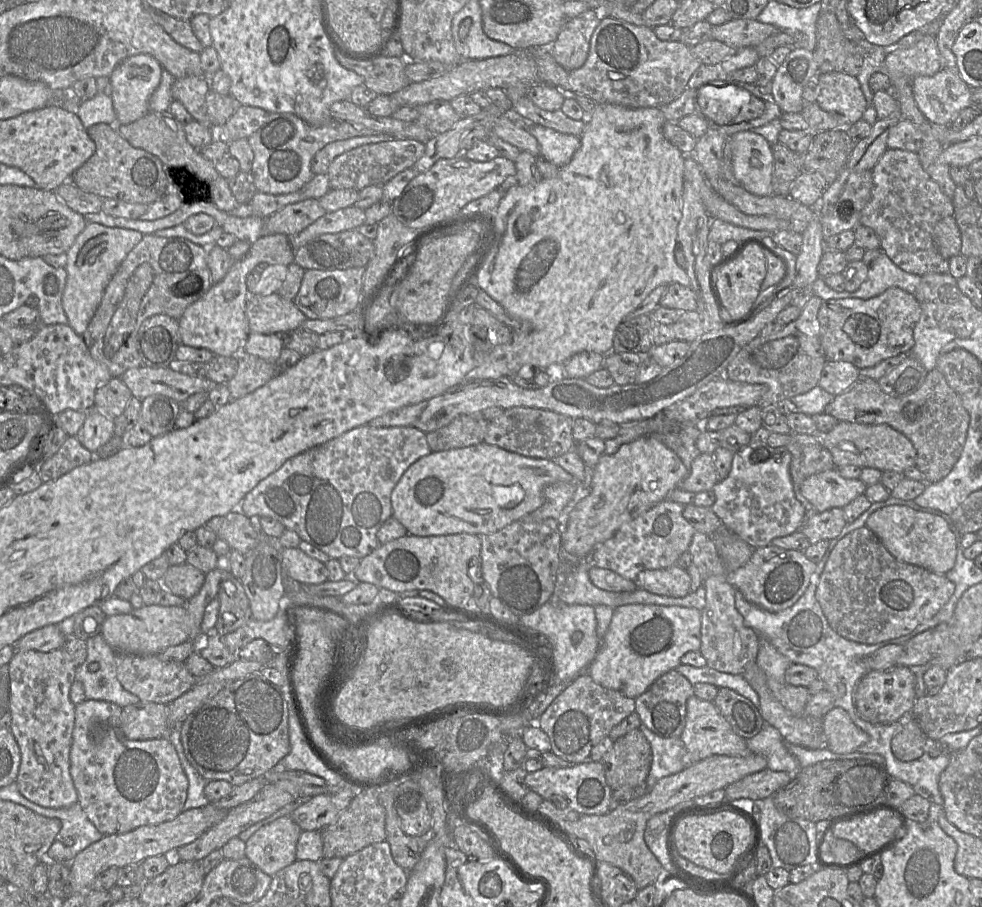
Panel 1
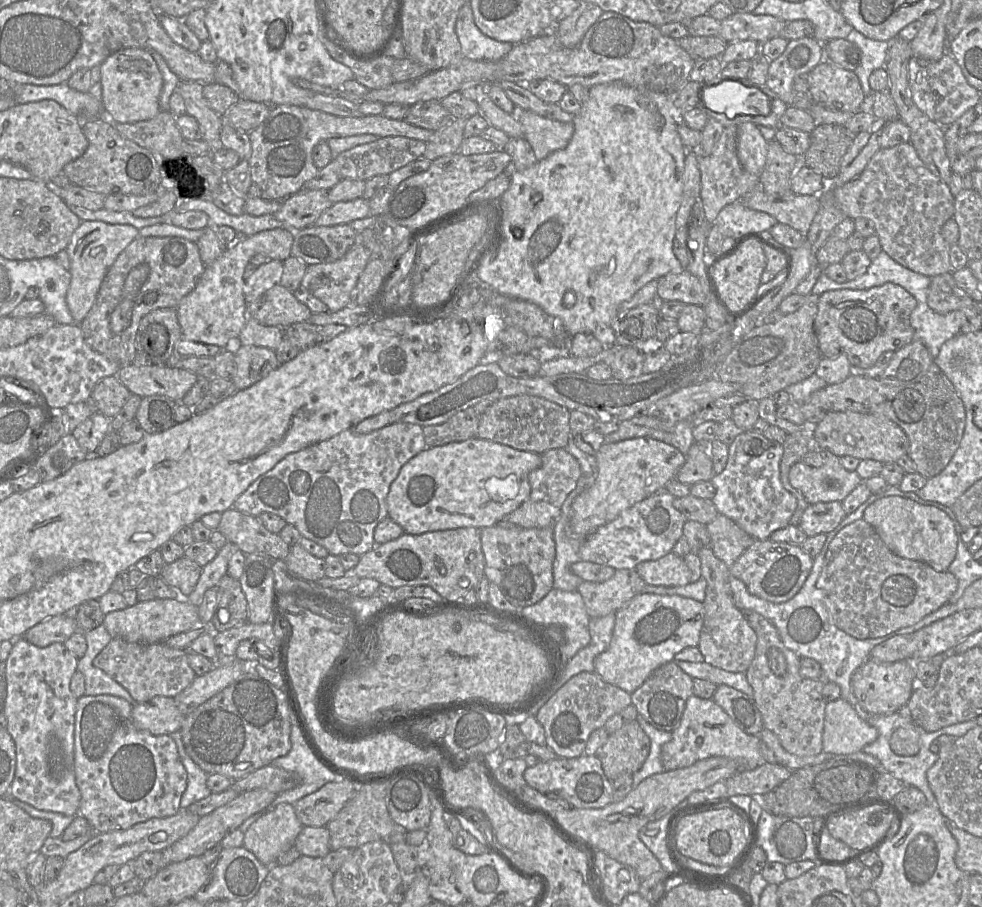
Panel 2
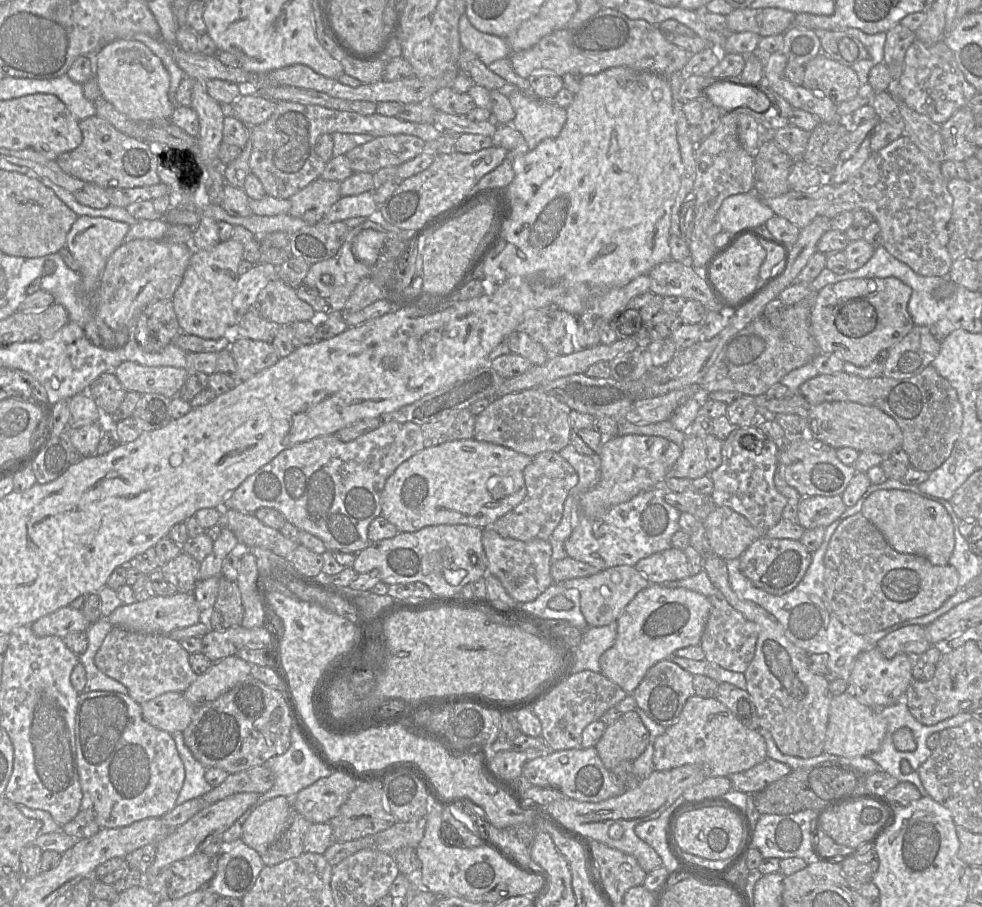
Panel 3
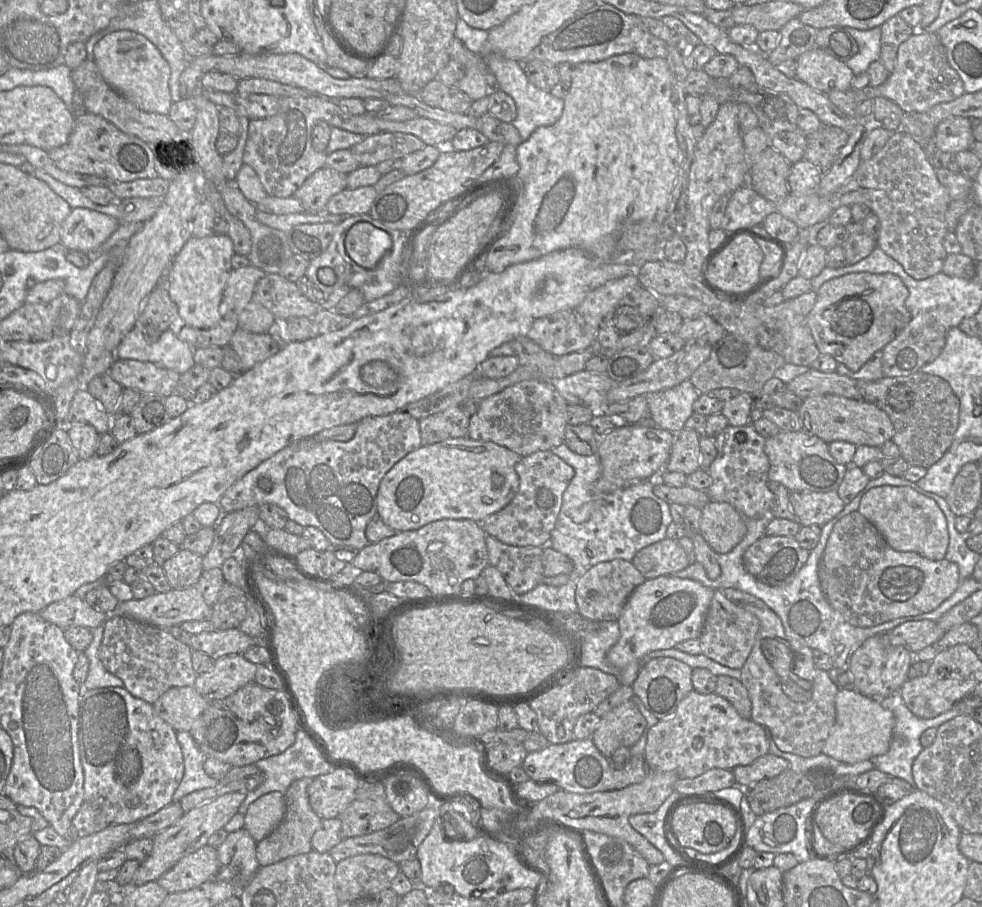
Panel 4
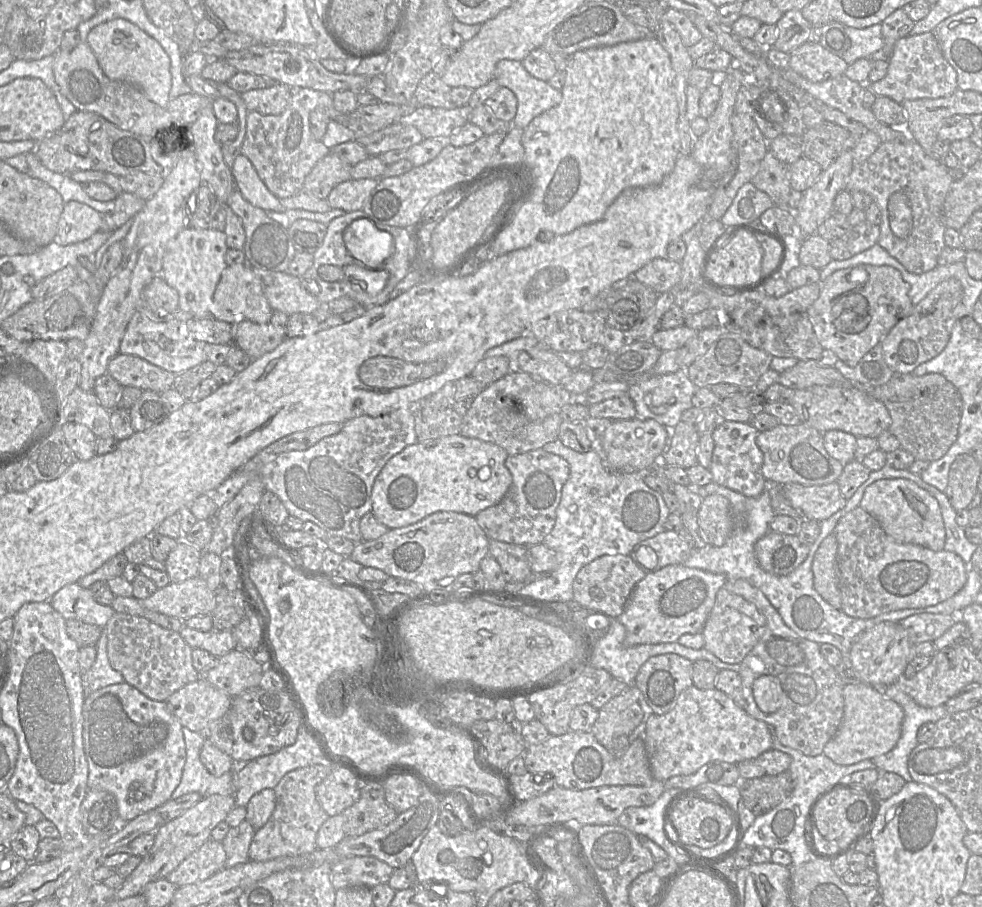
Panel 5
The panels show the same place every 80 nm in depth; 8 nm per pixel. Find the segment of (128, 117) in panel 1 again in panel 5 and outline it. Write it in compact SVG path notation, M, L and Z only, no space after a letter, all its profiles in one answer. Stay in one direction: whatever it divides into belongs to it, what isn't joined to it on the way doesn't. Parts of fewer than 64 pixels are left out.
M117 18L101 23L90 30L87 42L104 74L111 80L138 87L154 103L167 109L172 84L170 58L160 43L135 24Z

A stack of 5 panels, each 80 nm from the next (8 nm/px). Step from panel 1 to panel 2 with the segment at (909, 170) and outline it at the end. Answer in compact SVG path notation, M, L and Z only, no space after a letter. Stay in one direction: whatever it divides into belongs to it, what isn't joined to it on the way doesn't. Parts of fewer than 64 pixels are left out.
M910 142L879 149L863 172L849 182L827 183L834 186L835 199L847 217L851 219L863 217L873 221L882 250L894 261L930 278L951 272L950 246L943 238L941 230L945 222L953 218L954 197L950 187L926 167Z

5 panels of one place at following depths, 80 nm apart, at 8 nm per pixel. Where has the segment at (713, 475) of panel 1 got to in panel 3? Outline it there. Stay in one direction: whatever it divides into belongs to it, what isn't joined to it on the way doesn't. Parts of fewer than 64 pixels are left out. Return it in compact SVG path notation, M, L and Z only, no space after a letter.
M686 433L681 446L681 455L669 475L693 480L708 474L707 450L703 438Z

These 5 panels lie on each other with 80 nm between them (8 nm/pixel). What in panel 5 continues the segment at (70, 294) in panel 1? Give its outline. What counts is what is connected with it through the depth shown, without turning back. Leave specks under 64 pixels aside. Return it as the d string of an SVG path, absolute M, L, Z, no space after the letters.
M77 201L66 202L54 240L61 245L84 241L102 228L103 214Z

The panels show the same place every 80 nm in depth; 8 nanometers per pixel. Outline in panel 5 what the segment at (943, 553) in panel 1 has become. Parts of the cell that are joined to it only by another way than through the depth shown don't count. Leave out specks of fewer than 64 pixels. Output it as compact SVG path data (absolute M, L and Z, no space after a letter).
M905 478L881 479L870 484L864 491L860 507L871 514L888 536L900 543L917 544L933 551L945 548L946 532L937 500L916 483Z

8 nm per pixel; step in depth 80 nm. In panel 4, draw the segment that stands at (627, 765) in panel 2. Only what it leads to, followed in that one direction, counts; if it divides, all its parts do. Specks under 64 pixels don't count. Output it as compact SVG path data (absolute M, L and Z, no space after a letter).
M632 700L616 706L601 717L592 741L606 758L620 747L632 747L646 731L646 720Z

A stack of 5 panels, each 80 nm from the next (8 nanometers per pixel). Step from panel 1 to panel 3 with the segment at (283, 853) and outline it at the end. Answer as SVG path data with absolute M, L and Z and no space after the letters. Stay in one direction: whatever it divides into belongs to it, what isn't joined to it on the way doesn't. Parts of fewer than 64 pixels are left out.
M278 796L253 807L243 824L241 839L247 846L263 854L289 826L293 816L292 800Z

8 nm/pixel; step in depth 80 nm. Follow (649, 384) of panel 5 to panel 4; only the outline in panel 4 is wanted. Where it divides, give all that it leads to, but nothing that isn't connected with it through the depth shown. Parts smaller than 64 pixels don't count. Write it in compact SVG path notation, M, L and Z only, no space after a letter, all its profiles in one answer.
M685 380L672 388L643 396L655 425L676 434L684 429L686 420L693 414L693 403L699 395L692 383Z

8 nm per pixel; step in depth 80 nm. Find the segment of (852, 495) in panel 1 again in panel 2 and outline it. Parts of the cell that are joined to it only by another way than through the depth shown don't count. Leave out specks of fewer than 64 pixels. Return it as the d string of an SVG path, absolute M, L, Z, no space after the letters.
M818 445L817 449L806 453L789 471L792 487L799 491L810 504L818 502L842 502L863 480L856 471L843 467L837 455Z

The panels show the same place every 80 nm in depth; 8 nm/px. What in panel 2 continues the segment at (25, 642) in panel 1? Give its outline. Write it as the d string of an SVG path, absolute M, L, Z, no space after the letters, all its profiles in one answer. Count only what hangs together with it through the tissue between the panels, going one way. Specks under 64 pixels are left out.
M61 614L34 625L25 632L24 638L35 646L47 647L65 642L77 630L76 619Z

